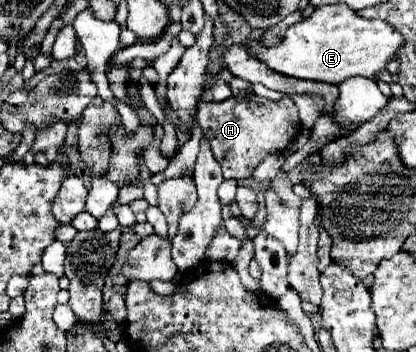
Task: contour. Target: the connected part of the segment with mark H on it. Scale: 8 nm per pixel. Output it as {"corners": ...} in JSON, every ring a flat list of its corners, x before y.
{"corners":[[248,93,244,99,230,97,220,103,198,103,198,123,202,131,210,137,212,153,222,167,224,179,250,179,254,169,264,161,270,153,284,153,300,133,298,107,292,97,282,97,278,101,270,101,266,97,258,97]]}

